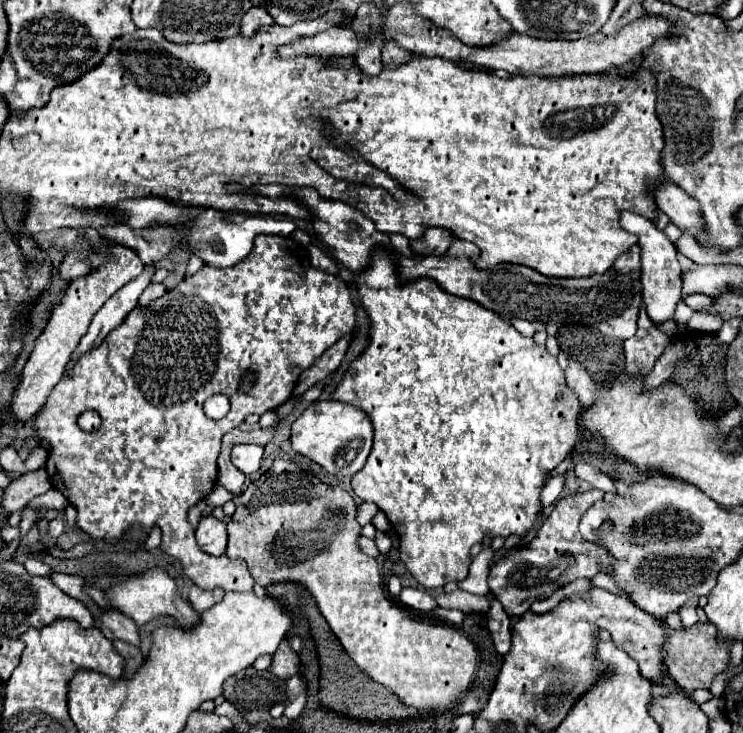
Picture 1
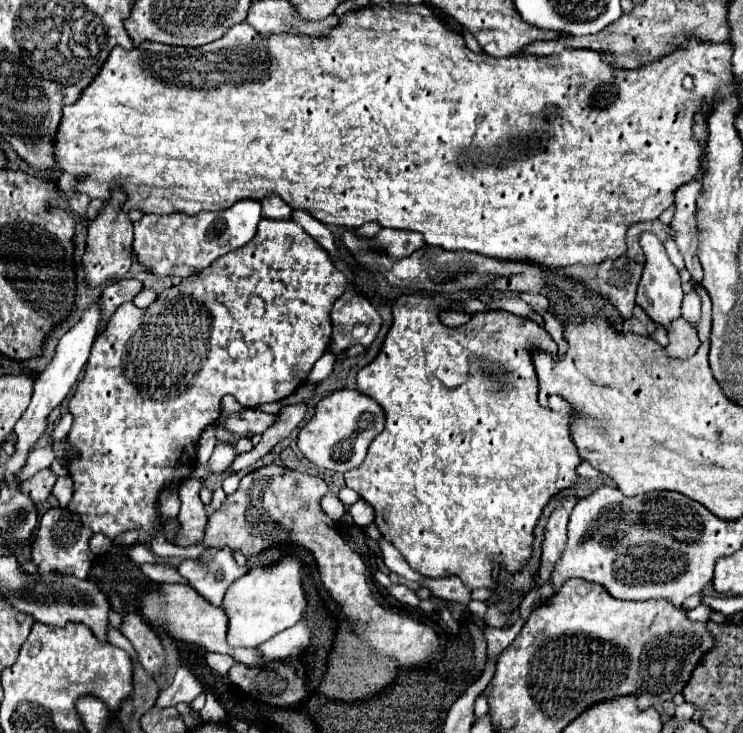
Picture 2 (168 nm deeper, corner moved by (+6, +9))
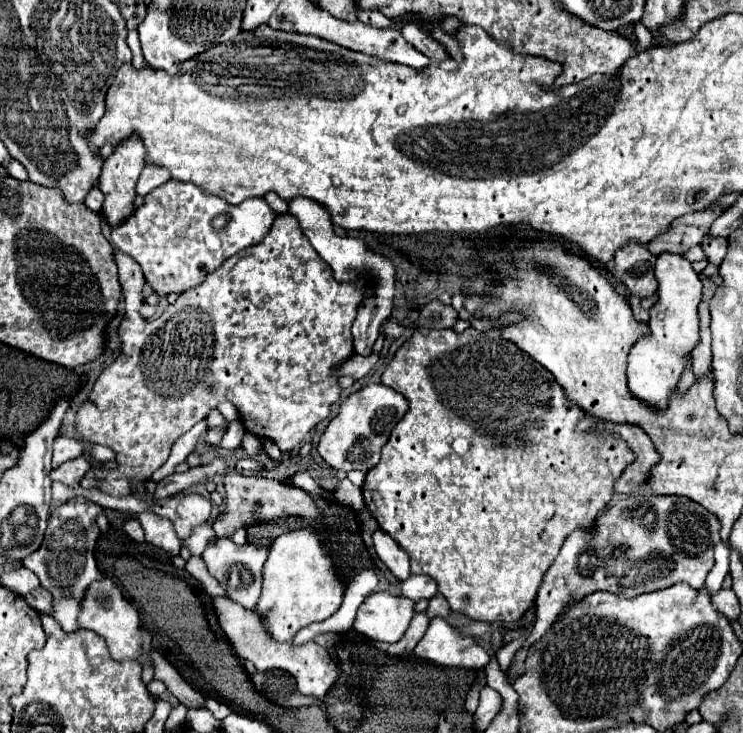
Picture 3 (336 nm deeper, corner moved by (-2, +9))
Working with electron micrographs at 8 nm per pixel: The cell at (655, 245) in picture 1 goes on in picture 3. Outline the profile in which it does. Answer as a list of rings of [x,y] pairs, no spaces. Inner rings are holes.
[[[661,253],[655,263],[655,277],[659,281],[657,303],[651,307],[649,333],[639,337],[629,353],[629,393],[647,407],[663,411],[677,383],[687,369],[687,355],[699,343],[699,303],[703,299],[703,285],[691,263],[683,255]]]

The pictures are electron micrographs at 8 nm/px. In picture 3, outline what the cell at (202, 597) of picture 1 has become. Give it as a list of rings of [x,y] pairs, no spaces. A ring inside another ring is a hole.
[[[221,537],[207,547],[203,559],[207,563],[209,573],[221,583],[221,587],[227,591],[231,601],[243,605],[245,609],[255,609],[261,593],[261,577],[263,577],[263,565],[267,561],[267,555],[269,555],[267,547],[255,547],[251,543],[235,545],[227,537]]]

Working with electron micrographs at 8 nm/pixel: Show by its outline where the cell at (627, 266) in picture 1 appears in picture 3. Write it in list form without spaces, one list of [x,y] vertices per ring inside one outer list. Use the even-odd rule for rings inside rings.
[[[715,207],[711,211],[699,211],[699,213],[679,217],[669,231],[659,233],[647,245],[649,251],[653,255],[659,255],[661,251],[683,255],[687,249],[701,243],[701,239],[707,235],[711,221],[715,221],[715,217],[719,217],[719,213],[723,213],[723,209],[727,209],[727,207]]]

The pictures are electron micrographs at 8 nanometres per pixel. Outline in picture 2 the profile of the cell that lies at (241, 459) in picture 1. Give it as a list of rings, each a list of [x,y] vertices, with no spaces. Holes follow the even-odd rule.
[[[249,437],[237,439],[237,443],[217,443],[215,451],[213,451],[213,455],[209,459],[209,463],[205,467],[203,465],[197,467],[199,475],[201,475],[197,479],[203,479],[203,475],[207,475],[209,471],[213,471],[213,473],[225,471],[239,455],[243,455],[243,453],[247,453],[251,449],[253,449],[253,443],[251,443]]]

